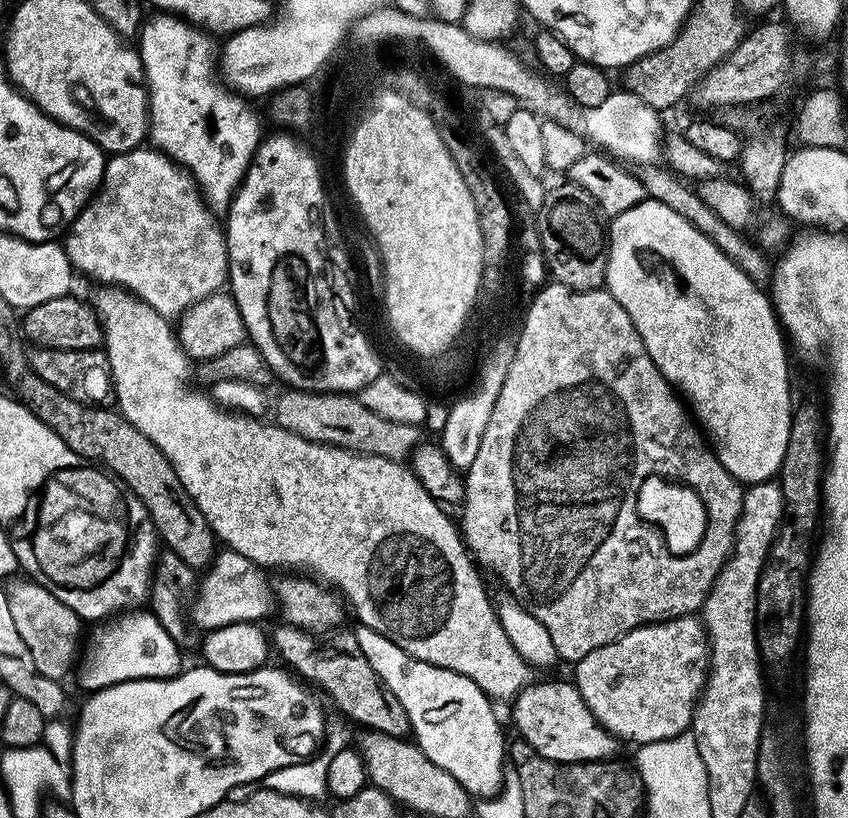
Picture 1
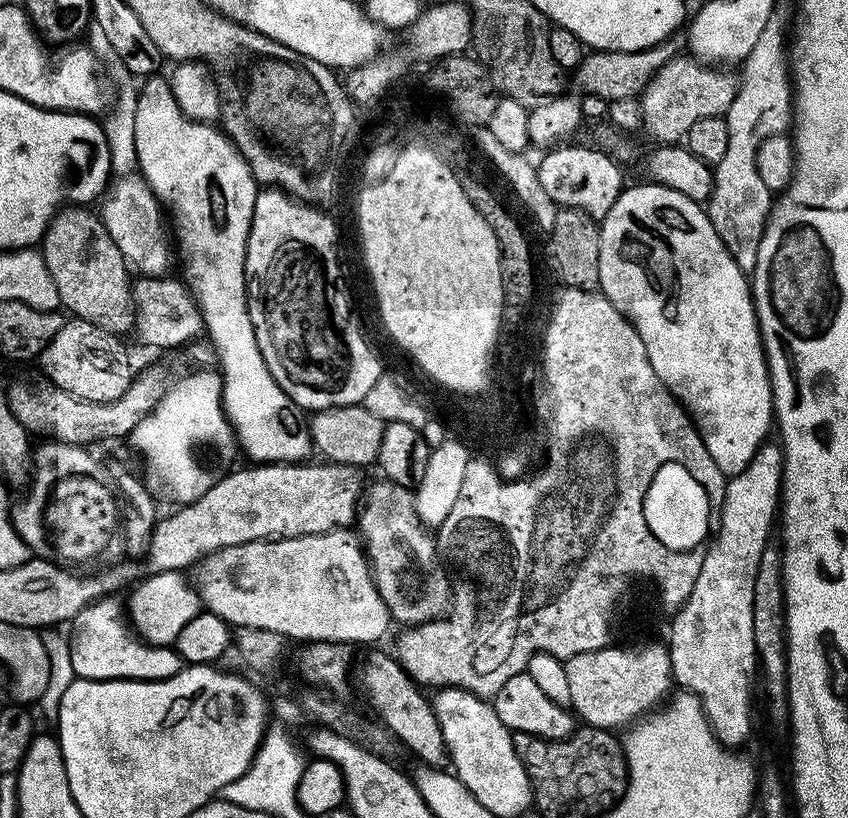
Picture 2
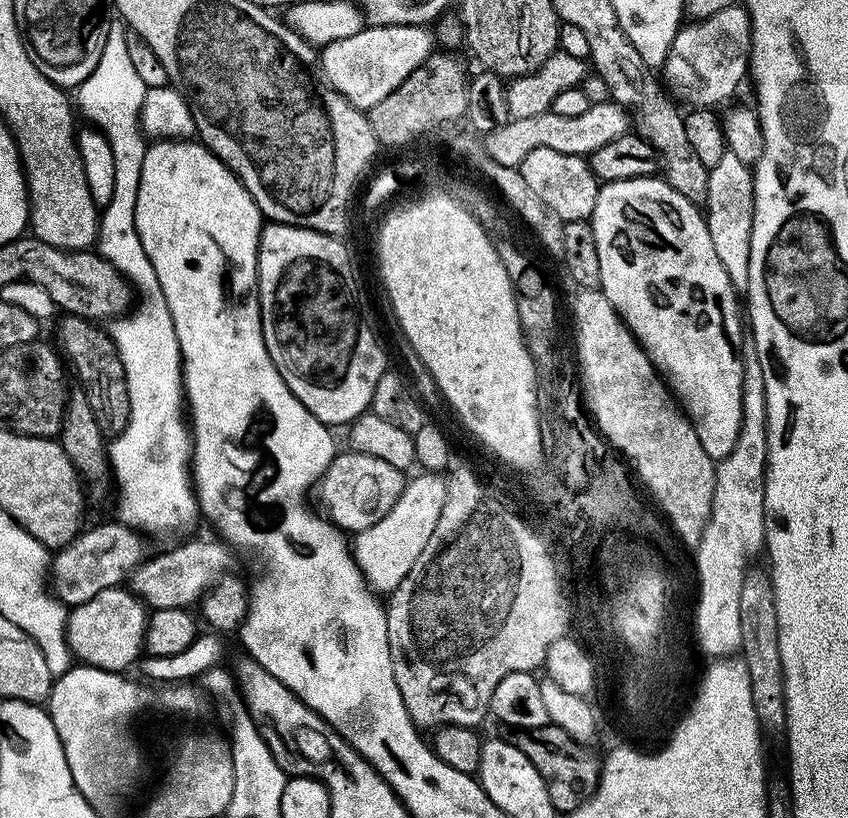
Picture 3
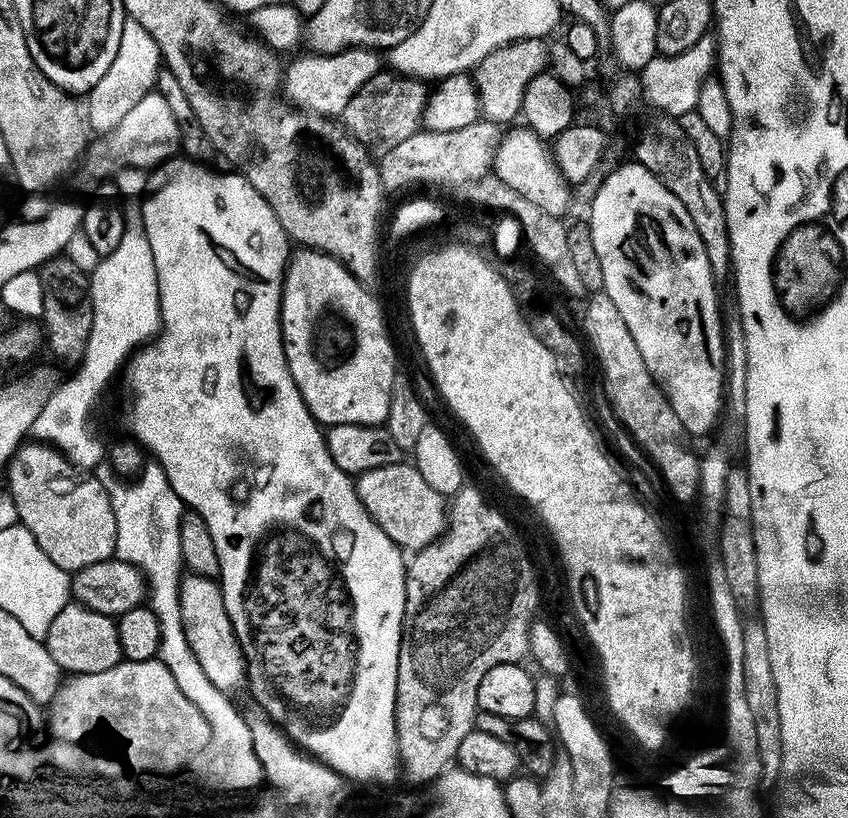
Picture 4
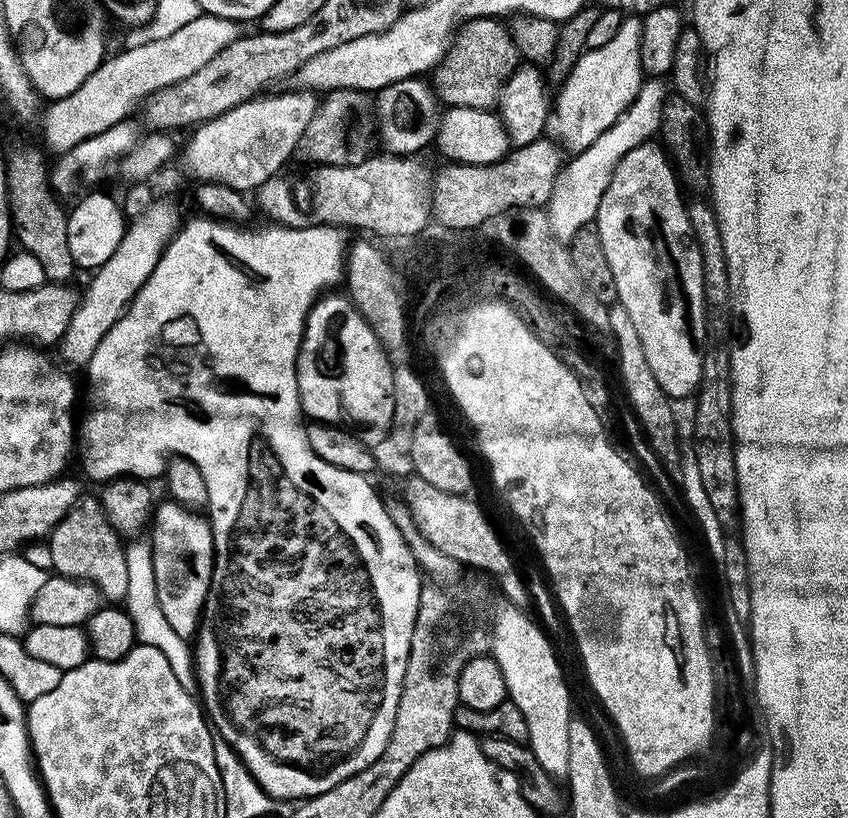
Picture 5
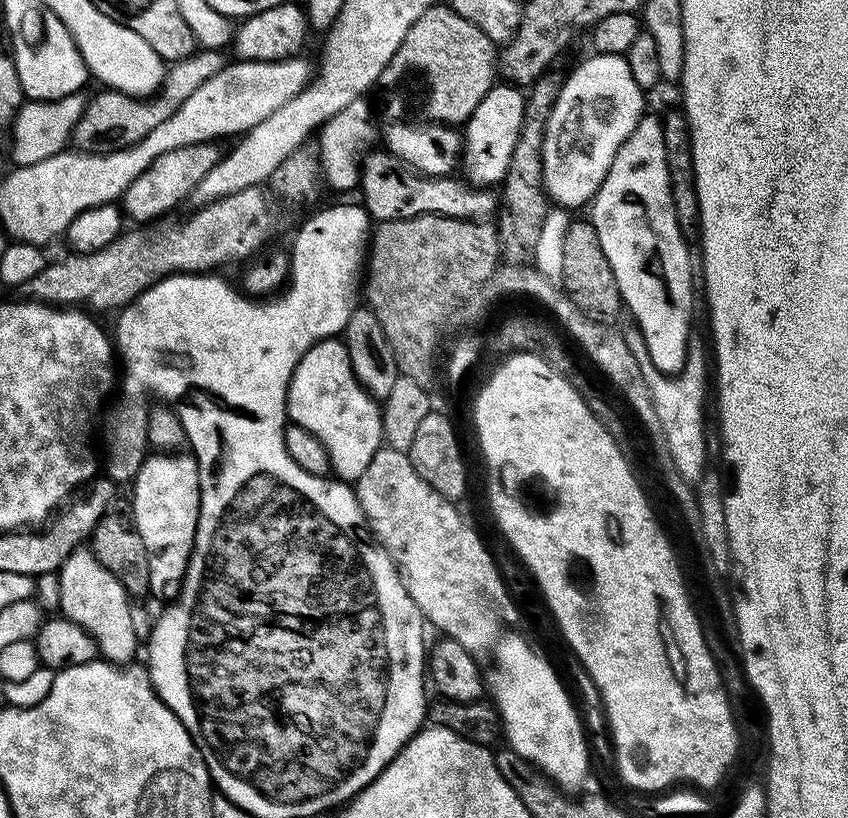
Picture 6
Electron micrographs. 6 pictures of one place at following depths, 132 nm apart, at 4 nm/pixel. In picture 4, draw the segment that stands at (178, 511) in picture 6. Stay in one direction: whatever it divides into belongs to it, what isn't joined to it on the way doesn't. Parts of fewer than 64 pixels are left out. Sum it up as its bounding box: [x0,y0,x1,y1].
[180,575,245,694]

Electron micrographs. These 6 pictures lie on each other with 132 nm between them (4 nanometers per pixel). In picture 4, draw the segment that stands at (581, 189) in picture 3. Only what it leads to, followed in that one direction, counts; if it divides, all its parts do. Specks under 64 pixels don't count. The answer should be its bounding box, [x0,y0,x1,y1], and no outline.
[492,126,574,217]

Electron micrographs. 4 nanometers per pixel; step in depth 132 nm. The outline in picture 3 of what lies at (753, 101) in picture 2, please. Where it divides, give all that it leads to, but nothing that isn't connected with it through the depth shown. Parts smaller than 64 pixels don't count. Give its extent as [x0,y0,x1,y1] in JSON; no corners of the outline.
[703,150,754,294]

